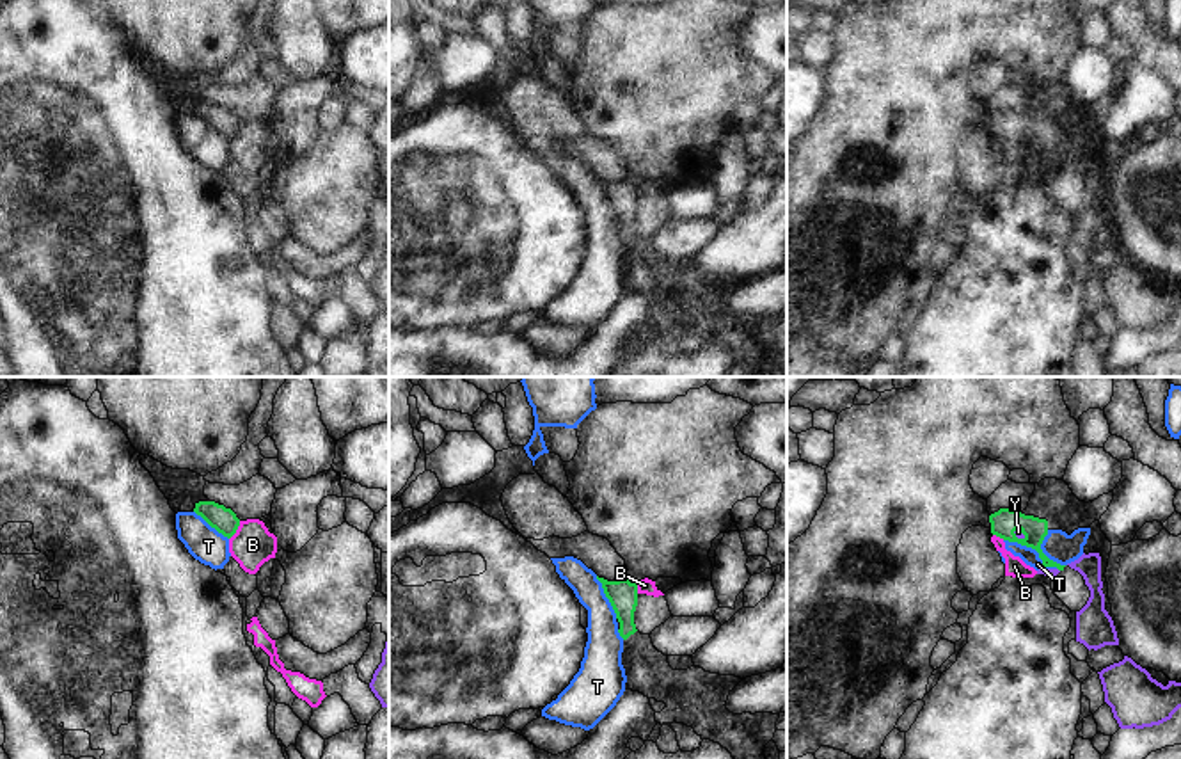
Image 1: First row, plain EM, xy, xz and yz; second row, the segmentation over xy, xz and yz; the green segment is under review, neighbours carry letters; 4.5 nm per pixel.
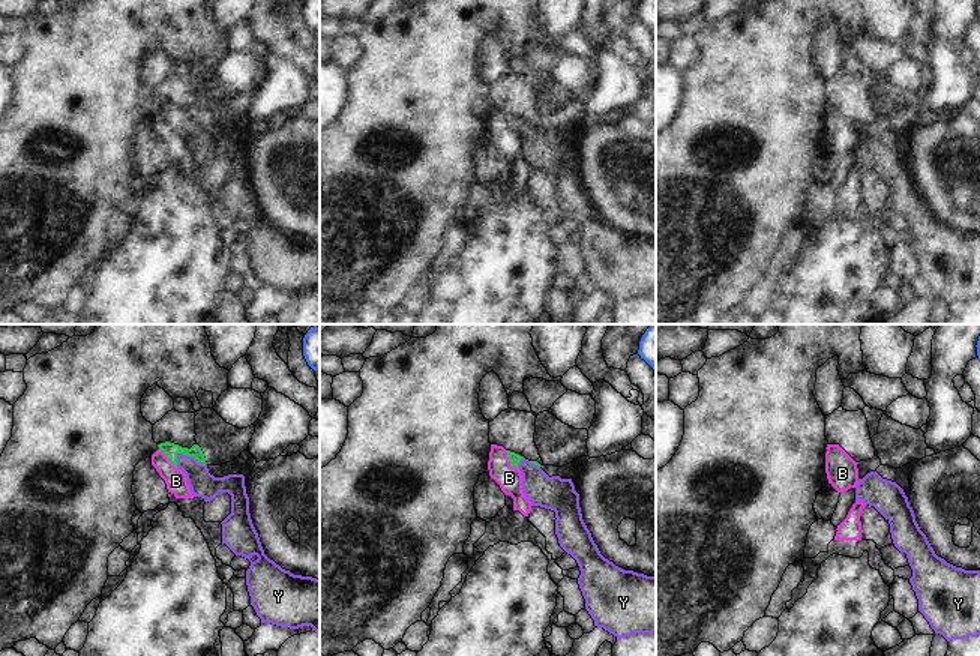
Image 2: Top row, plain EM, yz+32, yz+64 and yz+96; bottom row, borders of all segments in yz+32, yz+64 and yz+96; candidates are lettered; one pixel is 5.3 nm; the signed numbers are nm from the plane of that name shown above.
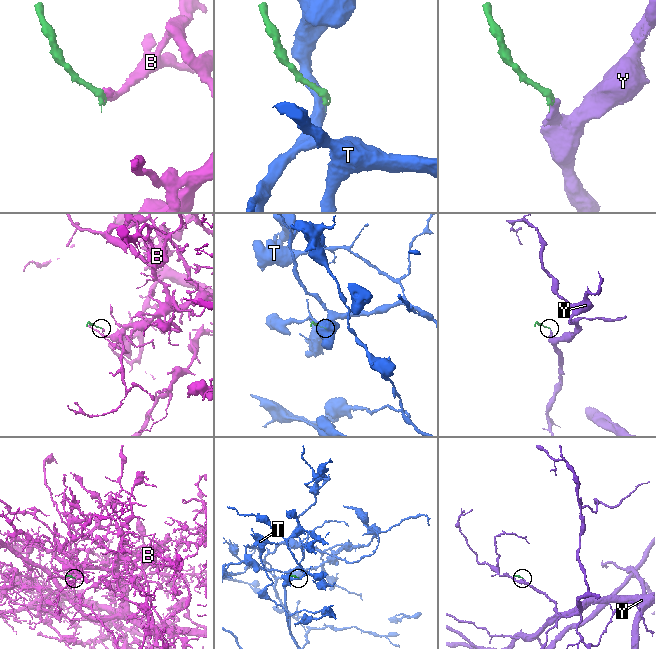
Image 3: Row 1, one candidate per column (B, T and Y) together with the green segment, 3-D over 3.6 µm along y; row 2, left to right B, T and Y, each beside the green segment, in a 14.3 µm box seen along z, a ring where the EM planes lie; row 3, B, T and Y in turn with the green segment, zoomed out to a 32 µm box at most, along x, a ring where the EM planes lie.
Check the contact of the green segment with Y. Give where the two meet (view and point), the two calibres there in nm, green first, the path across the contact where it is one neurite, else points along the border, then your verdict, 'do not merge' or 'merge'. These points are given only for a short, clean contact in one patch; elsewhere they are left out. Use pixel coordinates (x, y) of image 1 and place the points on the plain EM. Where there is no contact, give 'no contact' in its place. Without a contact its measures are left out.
contact yz (1020, 141); calibres 120 and 30 nm; way yz (1004, 125), (1020, 141), (1018, 134); merge

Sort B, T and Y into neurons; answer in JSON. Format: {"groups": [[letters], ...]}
{"groups": [["B"], ["T"], ["Y"]]}

